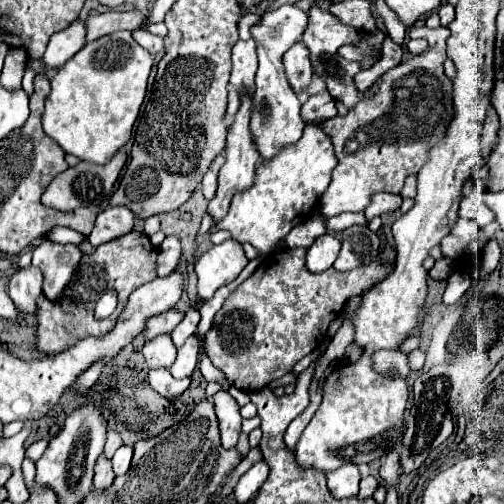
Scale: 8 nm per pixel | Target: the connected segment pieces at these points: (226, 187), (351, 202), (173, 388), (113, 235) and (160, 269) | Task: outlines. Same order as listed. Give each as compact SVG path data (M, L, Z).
M243 89L239 93L239 99L241 99L241 105L239 105L239 111L235 113L235 121L231 123L231 127L227 129L227 143L225 143L225 163L223 167L219 169L219 177L217 177L217 193L215 197L209 201L209 207L207 211L213 215L215 221L219 221L225 213L227 213L227 207L231 203L231 195L235 195L235 191L243 191L247 187L251 187L251 181L255 177L255 167L261 159L255 143L253 143L253 135L249 131L249 117L251 117L251 95Z
M413 25L409 31L410 38L423 38L429 42L429 49L421 55L411 55L407 61L399 63L397 67L383 73L371 87L371 95L365 101L359 101L345 117L333 117L323 123L325 133L333 143L333 151L337 157L337 167L333 169L333 179L327 191L321 195L321 213L325 217L341 215L345 211L363 211L371 197L379 191L399 193L407 175L417 173L419 167L427 159L427 147L433 147L447 123L451 121L451 79L443 75L443 61L447 59L445 41L449 29L429 29L427 26L416 27Z
M151 369L149 371L149 385L163 397L167 399L173 399L177 395L181 395L187 387L189 387L191 379L185 377L185 379L175 379L169 369Z
M107 207L97 215L95 229L87 237L87 241L95 247L123 237L133 229L133 219L135 215L127 207Z
M165 237L165 241L159 245L157 251L157 277L165 277L169 273L175 271L177 263L179 263L179 255L181 255L181 245L177 237Z

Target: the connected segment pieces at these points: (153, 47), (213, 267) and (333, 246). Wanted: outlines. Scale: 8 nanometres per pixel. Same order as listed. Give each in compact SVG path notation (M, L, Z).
M135 29L135 31L133 31L133 39L135 39L141 47L145 47L149 53L153 53L153 55L163 49L163 39L157 37L157 35L153 35L153 33L149 33L147 29Z
M227 239L221 245L213 245L207 253L203 253L197 259L195 273L197 273L197 291L201 299L211 299L215 291L231 281L237 279L237 275L247 265L247 257L243 253L243 247Z
M325 233L319 239L315 239L315 243L309 247L305 265L311 273L321 273L333 267L337 255L339 255L339 241L333 235Z

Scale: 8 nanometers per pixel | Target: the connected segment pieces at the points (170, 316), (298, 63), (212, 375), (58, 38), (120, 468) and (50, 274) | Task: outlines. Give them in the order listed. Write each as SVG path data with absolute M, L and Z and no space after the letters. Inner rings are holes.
M169 309L163 315L151 317L145 327L145 339L153 339L155 335L161 335L161 333L171 333L171 329L175 329L181 323L181 319L183 319L183 313L179 309Z
M297 41L285 55L283 55L283 65L285 65L285 73L287 79L293 87L295 93L303 93L309 83L311 83L311 61L309 61L309 51L303 45L303 41Z
M205 351L201 352L201 361L199 361L199 369L208 382L217 382L222 386L224 391L230 387L230 383L225 377L224 373L217 369L211 360L207 357Z
M77 19L75 23L67 25L63 31L55 33L47 45L43 55L45 67L61 67L65 65L79 49L85 47L85 21Z
M127 445L119 447L119 449L115 451L113 459L111 459L111 463L113 463L113 473L115 473L115 475L127 473L127 471L129 471L129 465L131 465L131 457L133 457L133 447L127 447Z
M43 239L43 243L33 253L33 265L43 271L43 295L47 299L57 299L75 271L75 263L81 259L77 245L59 245Z

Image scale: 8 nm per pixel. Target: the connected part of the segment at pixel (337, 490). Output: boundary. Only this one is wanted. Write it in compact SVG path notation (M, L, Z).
M345 463L343 467L327 473L327 487L335 499L355 497L359 491L359 481L361 481L361 475L355 463Z

